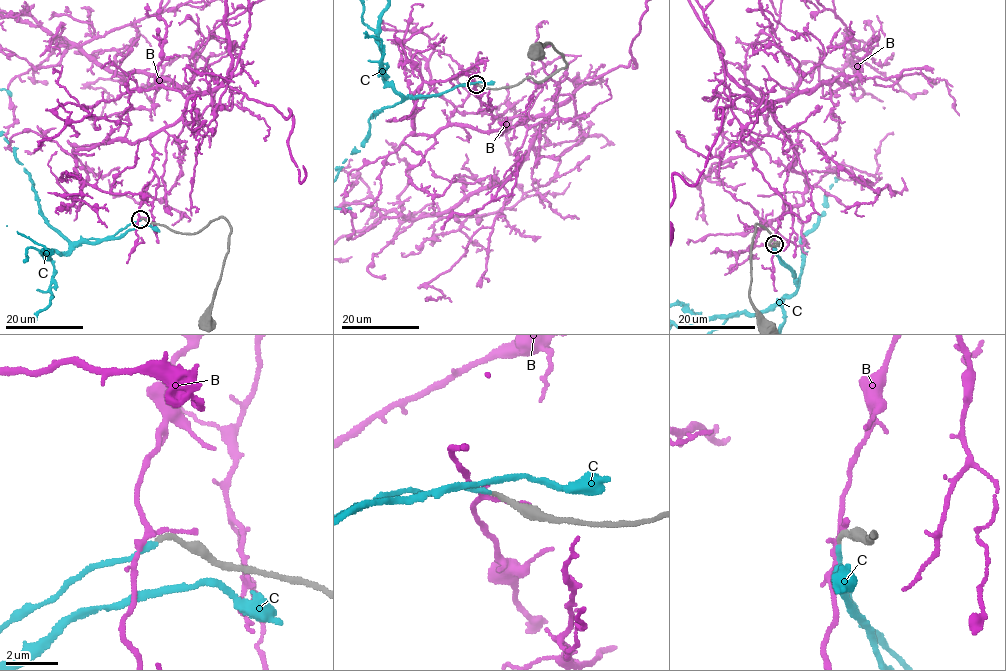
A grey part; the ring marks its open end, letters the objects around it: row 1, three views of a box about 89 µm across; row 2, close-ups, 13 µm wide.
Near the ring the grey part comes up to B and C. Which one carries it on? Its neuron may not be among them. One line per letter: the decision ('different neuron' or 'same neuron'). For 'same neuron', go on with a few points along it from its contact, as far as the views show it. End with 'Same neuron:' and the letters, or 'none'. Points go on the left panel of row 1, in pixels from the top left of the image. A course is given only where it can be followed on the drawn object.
B: different neuron
C: same neuron | via (141, 219), (105, 240), (71, 242), (39, 211), (28, 173)
Same neuron: C

